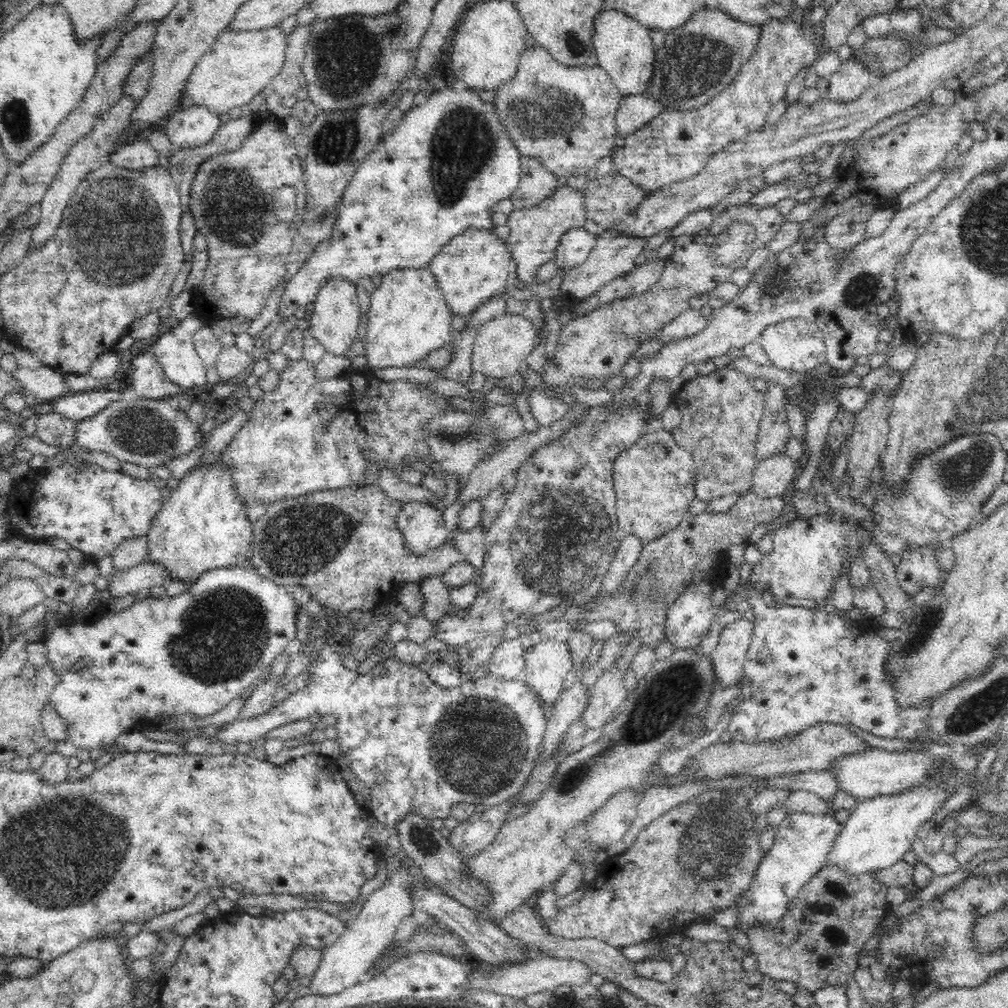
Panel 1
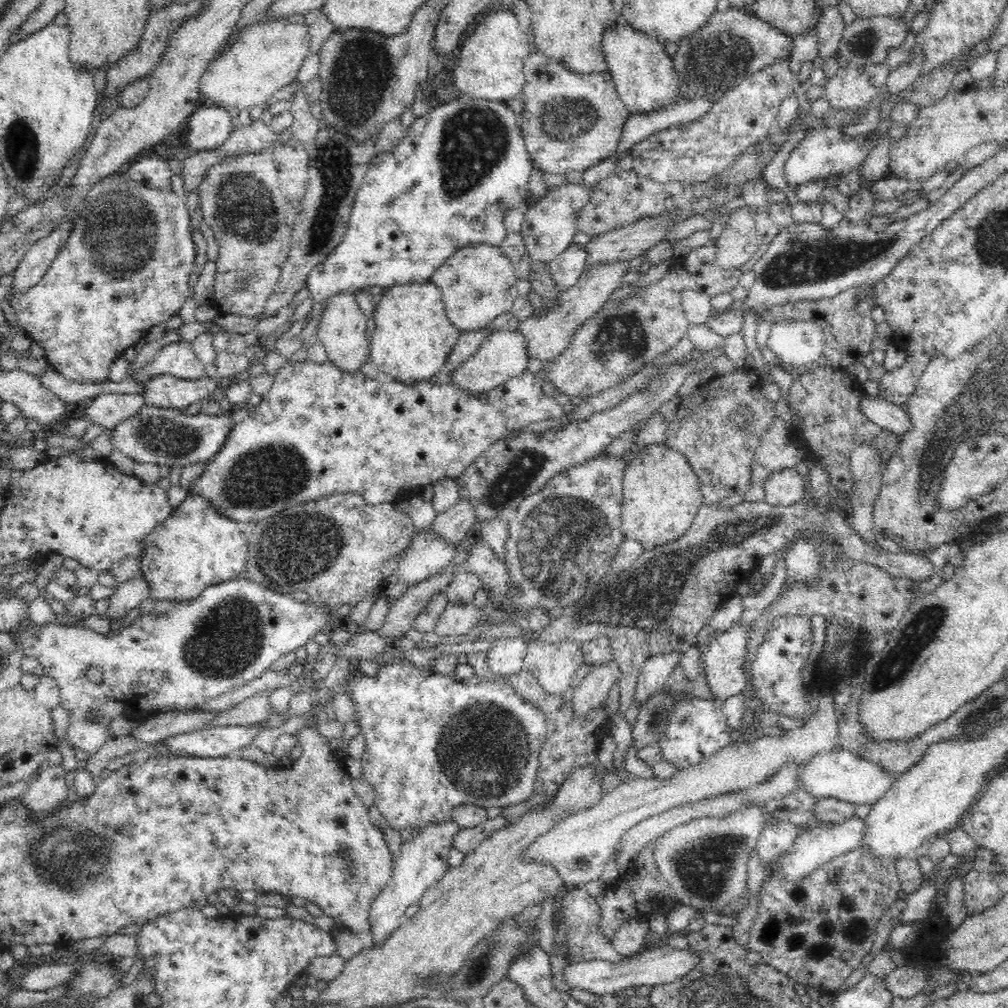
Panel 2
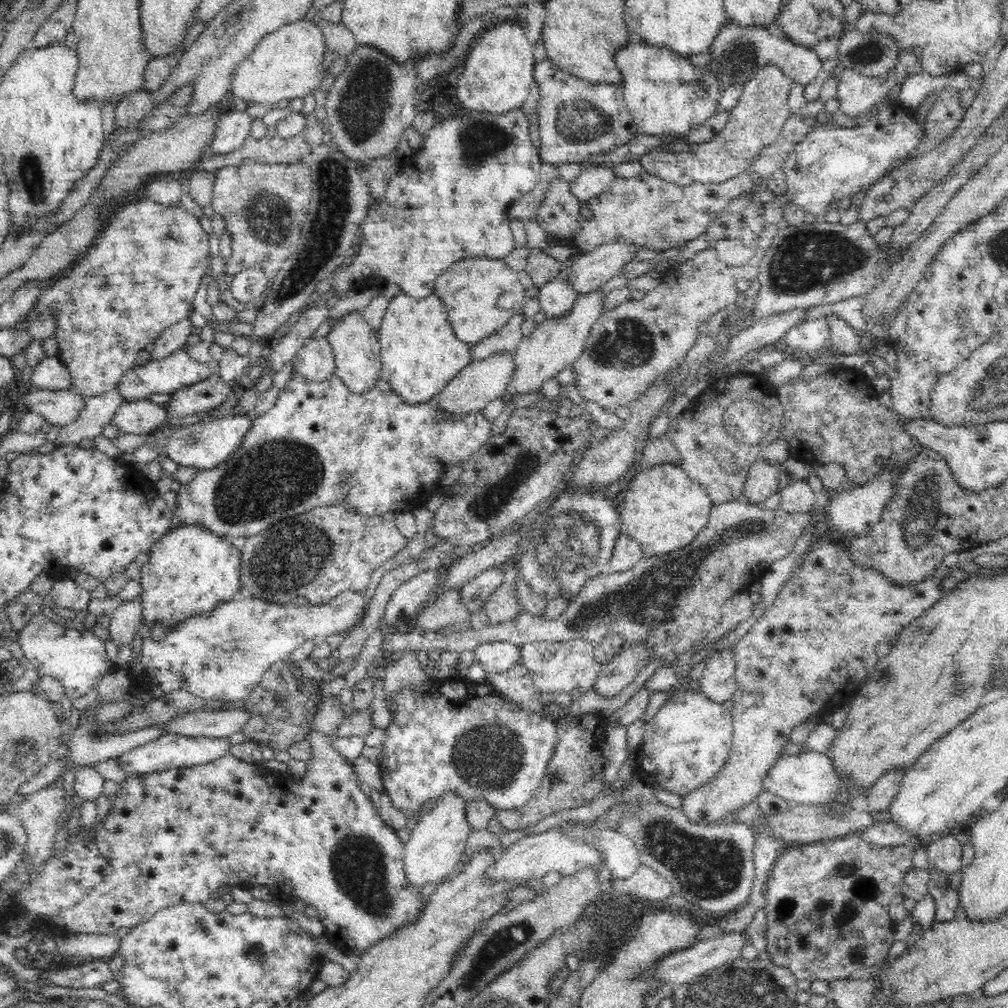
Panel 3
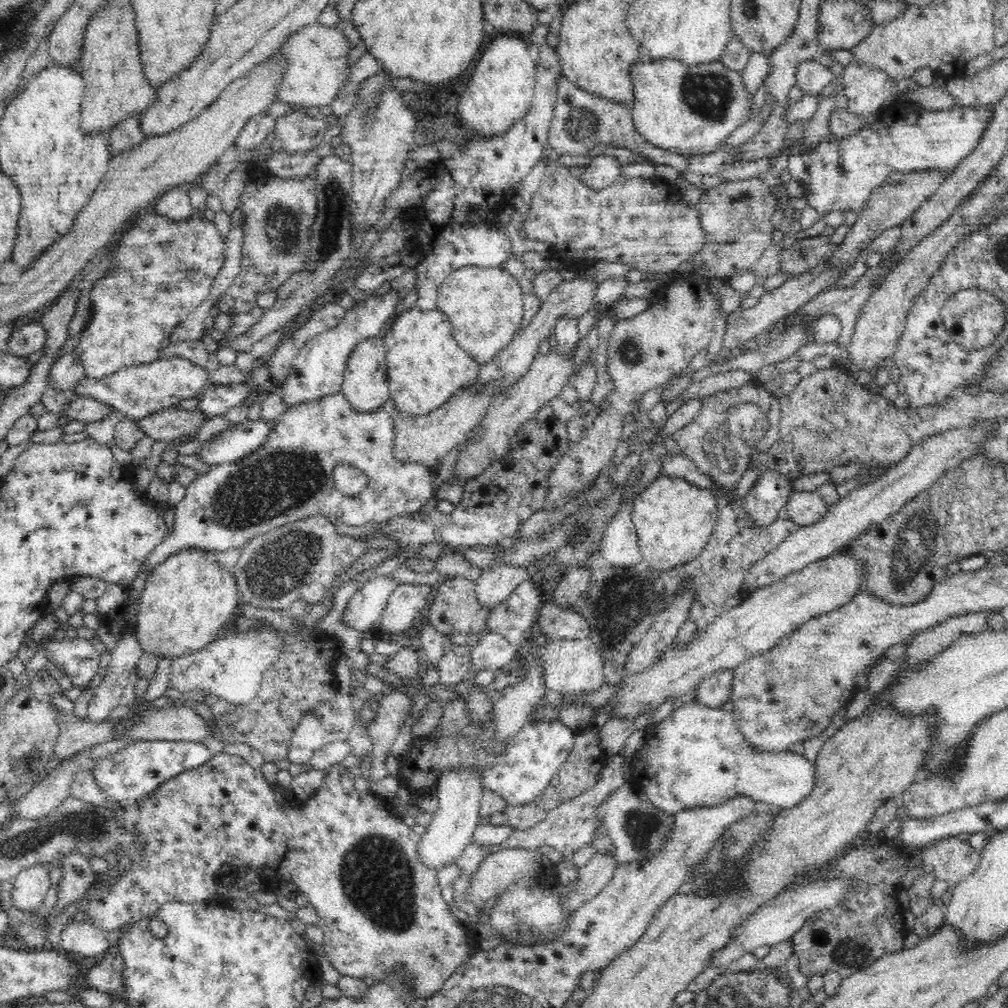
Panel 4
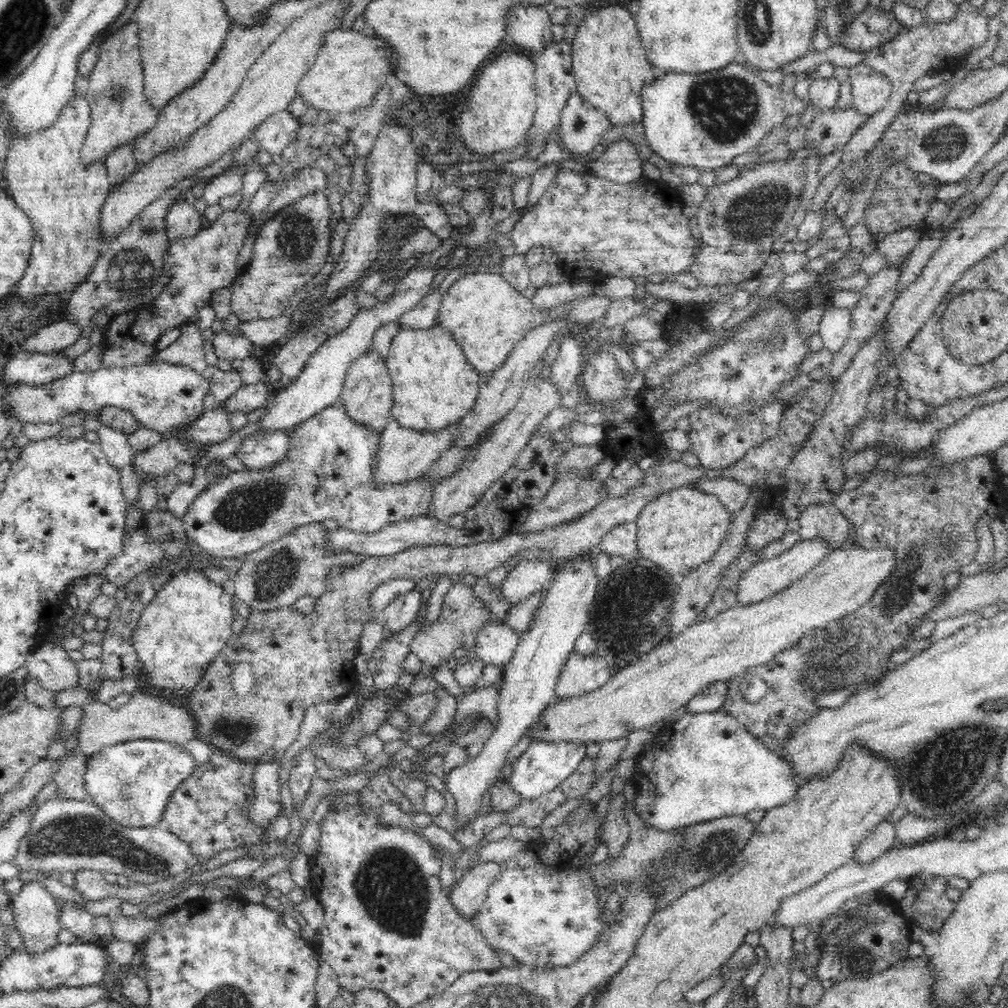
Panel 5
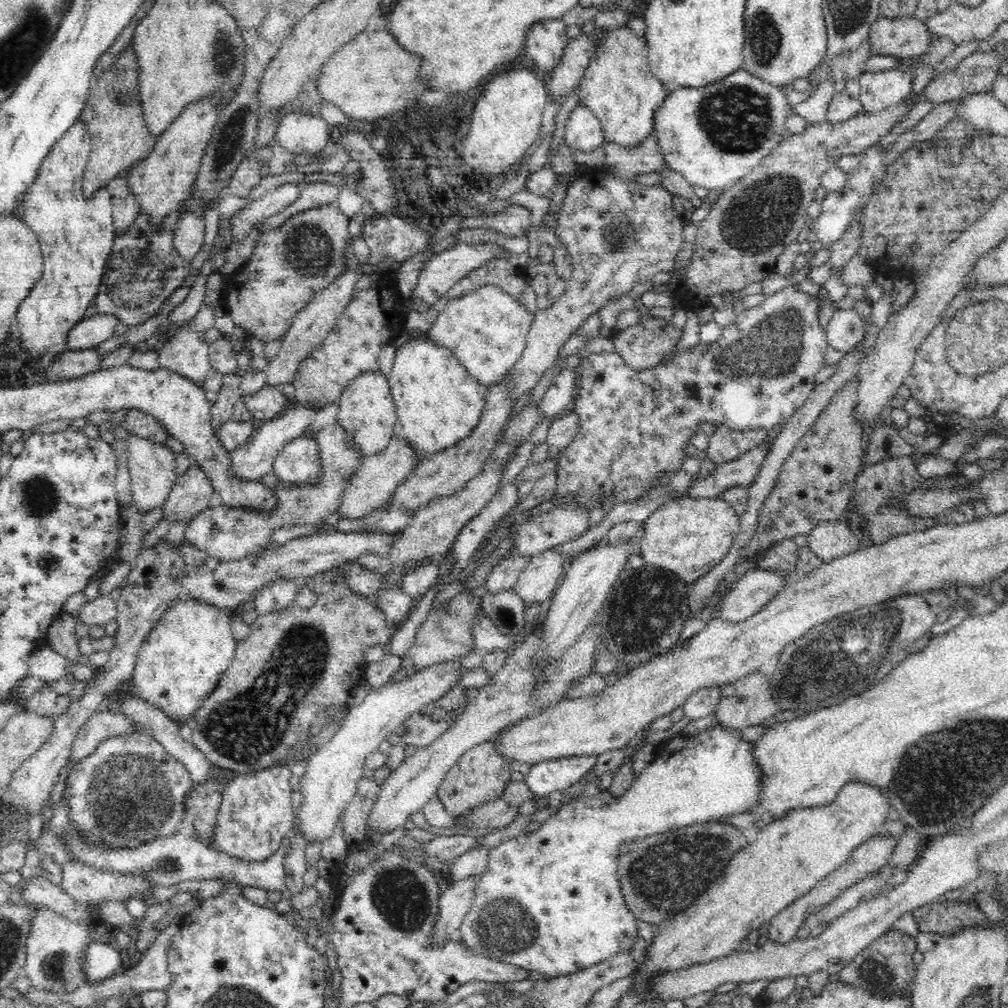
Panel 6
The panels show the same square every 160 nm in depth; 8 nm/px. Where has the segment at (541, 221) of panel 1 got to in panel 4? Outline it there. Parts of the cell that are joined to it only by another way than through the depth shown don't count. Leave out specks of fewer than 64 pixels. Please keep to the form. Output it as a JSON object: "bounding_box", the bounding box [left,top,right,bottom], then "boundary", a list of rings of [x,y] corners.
{"bounding_box":[579,154,622,190],"boundary":[[[601,154],[592,159],[586,167],[586,172],[579,177],[586,187],[601,190],[614,185],[622,176],[622,165],[615,157]]]}

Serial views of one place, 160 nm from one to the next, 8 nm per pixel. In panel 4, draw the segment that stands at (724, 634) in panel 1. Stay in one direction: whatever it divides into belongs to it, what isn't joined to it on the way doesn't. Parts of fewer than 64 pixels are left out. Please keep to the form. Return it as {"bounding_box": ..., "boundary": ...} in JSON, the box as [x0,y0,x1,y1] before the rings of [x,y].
{"bounding_box":[695,671,733,708],"boundary":[[[716,671],[708,675],[696,687],[695,699],[710,708],[720,708],[730,700],[733,684],[733,671]]]}

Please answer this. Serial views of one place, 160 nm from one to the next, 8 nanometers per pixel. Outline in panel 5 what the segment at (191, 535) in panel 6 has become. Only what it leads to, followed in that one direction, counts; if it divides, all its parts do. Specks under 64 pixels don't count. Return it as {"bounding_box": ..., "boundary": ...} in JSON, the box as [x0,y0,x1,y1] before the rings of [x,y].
{"bounding_box":[183,404,434,559],"boundary":[[[334,404],[317,412],[314,416],[311,416],[309,419],[306,419],[304,422],[297,424],[295,427],[292,427],[289,433],[289,451],[288,454],[281,460],[278,461],[275,465],[271,467],[266,467],[263,469],[250,469],[249,471],[232,471],[229,475],[225,477],[216,477],[211,483],[192,501],[188,512],[184,514],[183,526],[188,539],[194,542],[200,550],[202,550],[203,556],[207,558],[220,559],[231,559],[243,557],[250,552],[258,552],[260,548],[264,548],[266,544],[274,542],[282,538],[282,536],[292,532],[292,530],[304,526],[304,524],[314,524],[322,523],[329,518],[332,518],[334,521],[338,522],[339,527],[342,529],[347,529],[350,531],[358,531],[361,533],[372,533],[390,526],[390,524],[398,524],[402,520],[408,520],[412,516],[422,516],[427,515],[430,511],[430,506],[432,506],[432,494],[434,484],[424,479],[422,475],[416,477],[412,480],[404,481],[403,483],[388,483],[383,487],[376,487],[374,481],[372,481],[372,476],[374,476],[374,462],[376,462],[376,452],[378,452],[378,444],[381,441],[381,434],[378,431],[372,431],[370,427],[360,424],[352,417],[348,416],[346,409],[344,409],[339,404]]]}

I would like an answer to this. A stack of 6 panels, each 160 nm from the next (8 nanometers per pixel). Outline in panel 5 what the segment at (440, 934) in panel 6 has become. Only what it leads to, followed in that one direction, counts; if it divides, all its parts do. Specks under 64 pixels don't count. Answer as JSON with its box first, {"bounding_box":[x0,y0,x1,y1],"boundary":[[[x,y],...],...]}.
{"bounding_box":[447,861,504,917],"boundary":[[[486,861],[464,872],[461,882],[447,891],[450,901],[464,917],[473,917],[488,896],[490,886],[502,874],[504,863]]]}

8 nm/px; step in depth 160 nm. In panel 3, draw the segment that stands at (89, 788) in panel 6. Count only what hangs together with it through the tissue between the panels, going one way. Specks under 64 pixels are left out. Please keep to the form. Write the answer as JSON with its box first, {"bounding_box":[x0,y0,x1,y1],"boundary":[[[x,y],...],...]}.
{"bounding_box":[119,733,232,776],"boundary":[[[164,733],[158,740],[152,740],[152,742],[142,740],[138,748],[125,752],[120,756],[119,760],[121,761],[123,770],[126,772],[126,776],[142,776],[162,769],[189,767],[212,762],[214,759],[228,755],[230,746],[232,744],[228,741],[228,737],[208,737],[206,735],[184,736],[176,733]]]}

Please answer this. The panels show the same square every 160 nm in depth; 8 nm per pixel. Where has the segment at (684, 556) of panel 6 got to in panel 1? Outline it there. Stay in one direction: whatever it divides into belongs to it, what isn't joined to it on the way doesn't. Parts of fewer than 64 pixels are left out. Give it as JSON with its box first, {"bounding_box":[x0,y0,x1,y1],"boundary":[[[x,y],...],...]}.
{"bounding_box":[613,431,696,544],"boundary":[[[670,431],[644,432],[613,462],[618,527],[638,536],[643,544],[656,540],[680,525],[695,496],[696,467],[691,452],[682,448]]]}

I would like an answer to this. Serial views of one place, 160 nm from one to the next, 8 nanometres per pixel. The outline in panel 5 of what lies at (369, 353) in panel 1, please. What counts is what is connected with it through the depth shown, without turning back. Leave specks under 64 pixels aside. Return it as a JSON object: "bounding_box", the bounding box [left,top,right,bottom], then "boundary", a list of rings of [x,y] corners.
{"bounding_box":[385,325,478,431],"boundary":[[[438,325],[427,329],[400,328],[391,342],[385,363],[393,384],[391,415],[402,427],[439,431],[460,422],[476,402],[478,371],[470,365],[454,337]]]}

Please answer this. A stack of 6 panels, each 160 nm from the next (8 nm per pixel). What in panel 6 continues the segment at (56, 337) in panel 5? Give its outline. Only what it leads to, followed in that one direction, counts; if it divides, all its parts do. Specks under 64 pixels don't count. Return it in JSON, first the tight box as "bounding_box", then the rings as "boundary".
{"bounding_box":[66,314,120,351],"boundary":[[[94,314],[70,329],[66,346],[73,351],[95,348],[114,336],[118,323],[120,320],[116,316]]]}

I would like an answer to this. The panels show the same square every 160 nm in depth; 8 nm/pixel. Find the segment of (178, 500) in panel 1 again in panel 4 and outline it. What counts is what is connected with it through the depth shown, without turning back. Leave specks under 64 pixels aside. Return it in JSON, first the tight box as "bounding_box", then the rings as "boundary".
{"bounding_box":[133,548,241,661],"boundary":[[[198,548],[182,549],[150,572],[133,626],[144,652],[171,661],[194,654],[239,613],[241,603],[232,570],[220,568],[213,555]]]}

